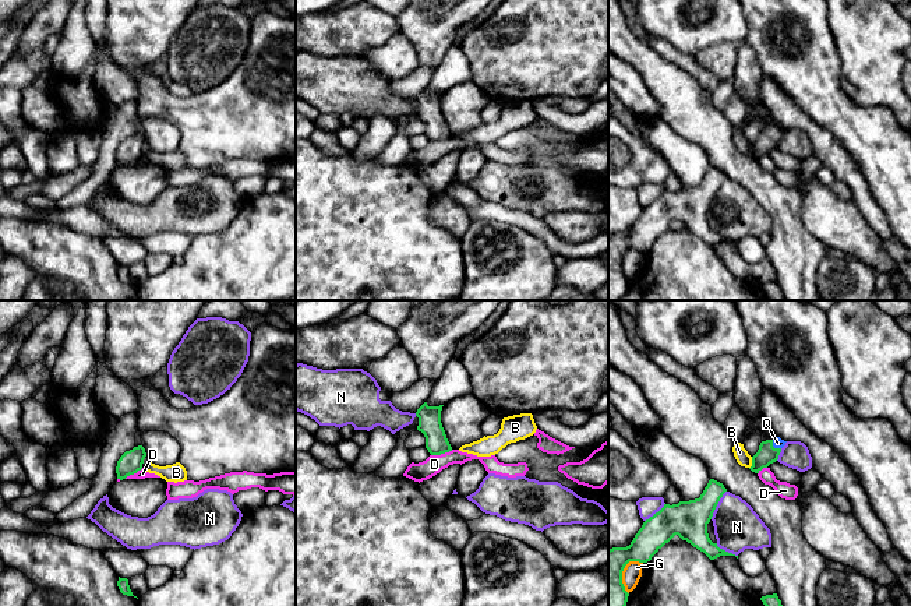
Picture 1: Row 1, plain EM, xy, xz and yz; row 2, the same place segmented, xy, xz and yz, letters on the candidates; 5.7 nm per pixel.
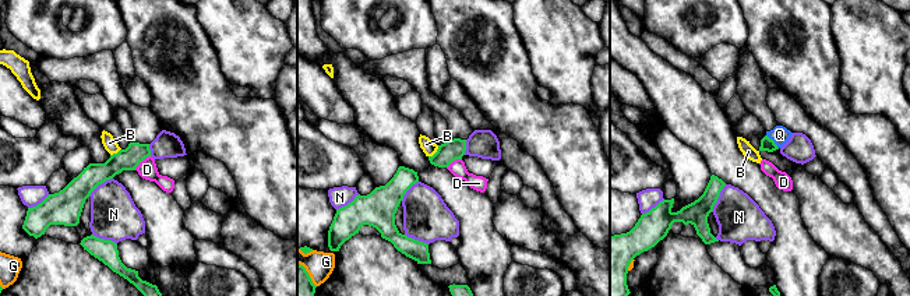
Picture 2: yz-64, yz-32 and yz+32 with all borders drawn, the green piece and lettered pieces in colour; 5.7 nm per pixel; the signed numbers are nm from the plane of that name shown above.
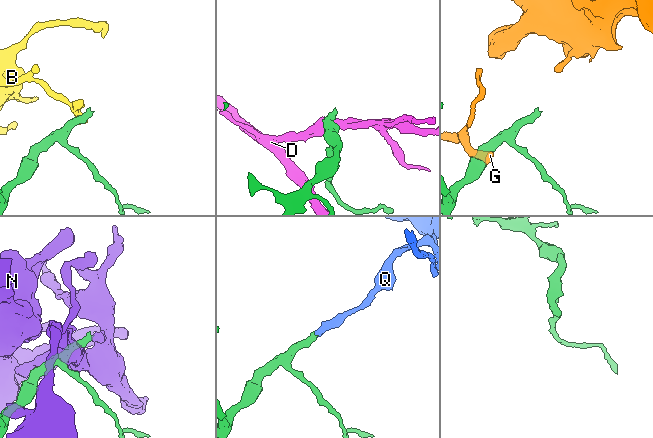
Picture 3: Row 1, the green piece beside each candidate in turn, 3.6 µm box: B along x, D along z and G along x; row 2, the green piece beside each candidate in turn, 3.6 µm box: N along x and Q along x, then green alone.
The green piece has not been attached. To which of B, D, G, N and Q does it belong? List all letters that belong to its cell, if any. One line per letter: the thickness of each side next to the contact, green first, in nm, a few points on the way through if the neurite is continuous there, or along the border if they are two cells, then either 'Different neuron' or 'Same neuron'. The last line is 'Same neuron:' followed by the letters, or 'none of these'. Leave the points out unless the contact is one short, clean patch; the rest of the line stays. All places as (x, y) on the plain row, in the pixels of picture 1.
B: Thickness 120 nm (green) against 80 nm. Boundary: yz (752, 144), (749, 155). Different neuron
D: Thickness 130 nm (green) against 110 nm. Boundary: xz (452, 137), (431, 143). Different neuron
G: Thickness 200 nm (green) against 110 nm. Boundary: yz (642, 249), (629, 249), (622, 259), (622, 272), (628, 281). Different neuron
N: Thickness 220 nm (green) against 280 nm. Different neuron
Q: Thickness 120 nm (green) against 60 nm. Path across: yz (766, 141), (773, 134), (777, 130). Same neuron
Same neuron: Q

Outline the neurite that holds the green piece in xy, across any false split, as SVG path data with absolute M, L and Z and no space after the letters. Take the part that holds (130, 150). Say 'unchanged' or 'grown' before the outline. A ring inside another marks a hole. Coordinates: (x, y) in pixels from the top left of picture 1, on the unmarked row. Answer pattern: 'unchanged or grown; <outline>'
unchanged; M138 133L130 138L126 138L117 148L117 154L116 154L117 166L123 168L127 163L141 158L145 144L146 144L146 140L142 133Z

